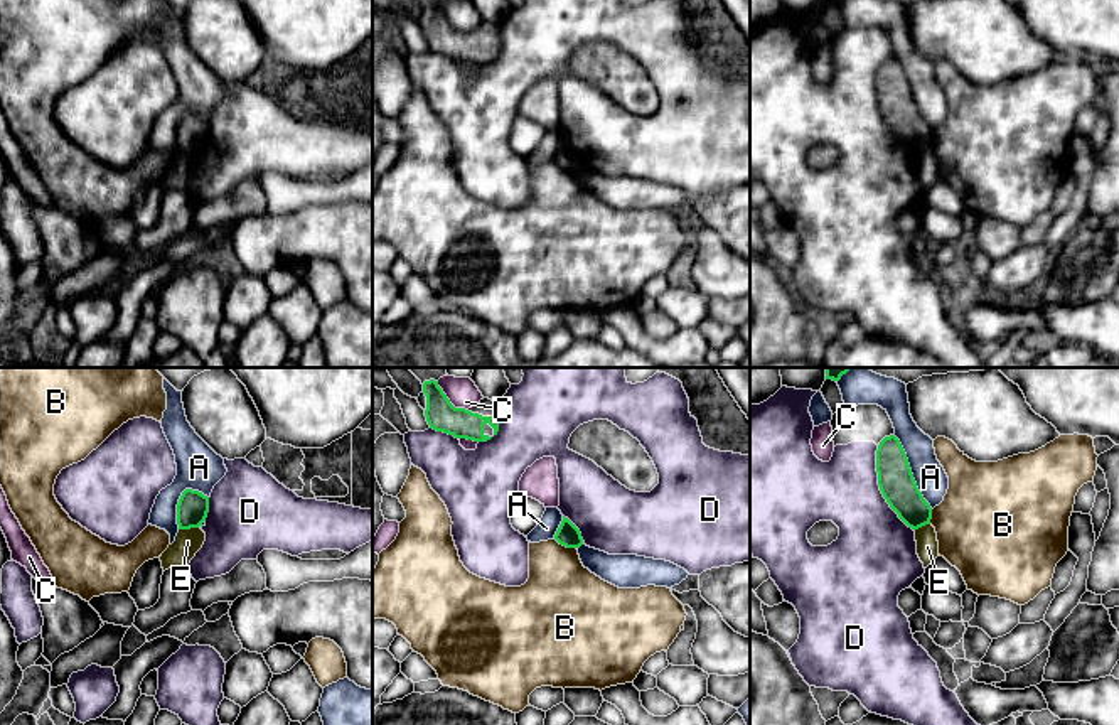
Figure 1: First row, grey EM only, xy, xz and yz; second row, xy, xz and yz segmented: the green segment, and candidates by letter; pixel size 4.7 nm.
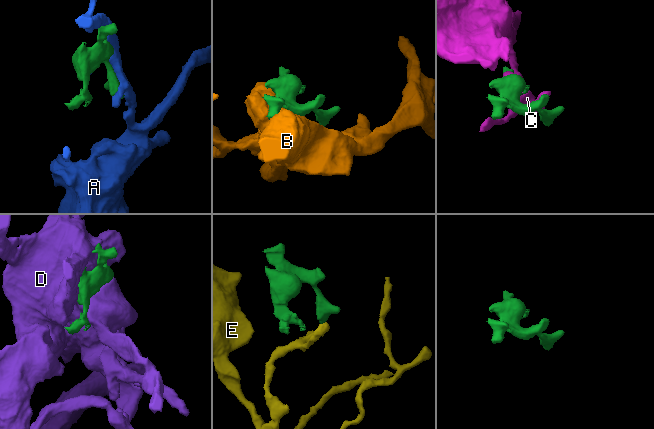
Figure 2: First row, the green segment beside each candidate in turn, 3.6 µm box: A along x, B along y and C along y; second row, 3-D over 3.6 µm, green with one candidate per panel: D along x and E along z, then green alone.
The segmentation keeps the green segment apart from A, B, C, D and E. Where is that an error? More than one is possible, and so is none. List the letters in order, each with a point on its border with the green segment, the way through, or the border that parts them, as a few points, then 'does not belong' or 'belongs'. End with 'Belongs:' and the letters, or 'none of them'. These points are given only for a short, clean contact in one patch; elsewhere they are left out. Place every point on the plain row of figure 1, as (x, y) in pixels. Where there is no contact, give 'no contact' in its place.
A: meets green in yz at (910, 95); does not belong
B: meets green in xz at (565, 167); does not belong
C: meets green in xz at (449, 22); does not belong
D: meets green in yz at (880, 110); does not belong
E: meets green in xy at (187, 150); border along xy (198, 149), (179, 152); does not belong
Belongs: none of them

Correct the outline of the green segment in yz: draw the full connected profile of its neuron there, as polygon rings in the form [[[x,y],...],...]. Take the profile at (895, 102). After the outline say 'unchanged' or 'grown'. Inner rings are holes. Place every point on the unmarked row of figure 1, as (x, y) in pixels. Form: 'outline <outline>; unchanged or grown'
outline [[[895,57],[880,64],[876,94],[883,120],[908,150],[930,147],[932,130],[918,113],[907,76]]]; unchanged

